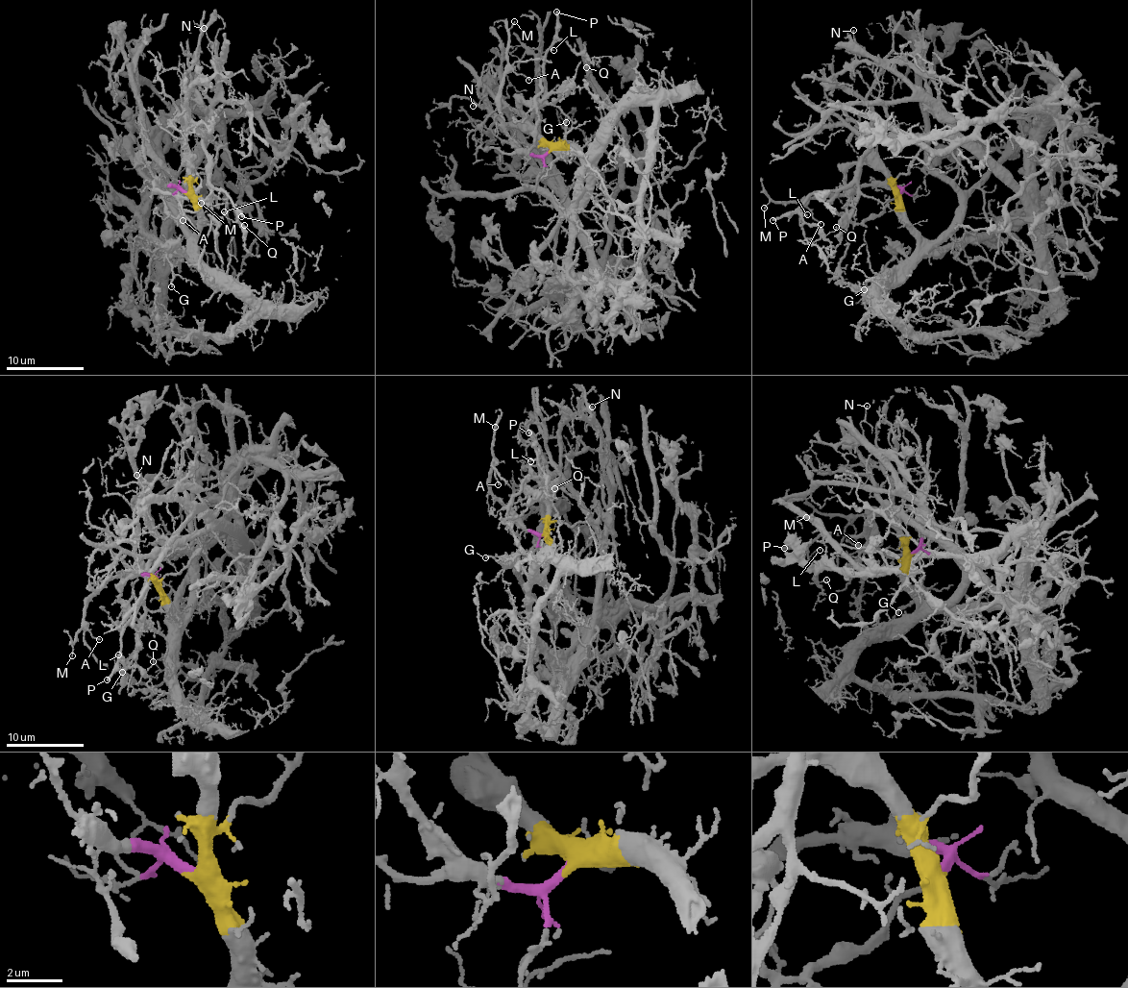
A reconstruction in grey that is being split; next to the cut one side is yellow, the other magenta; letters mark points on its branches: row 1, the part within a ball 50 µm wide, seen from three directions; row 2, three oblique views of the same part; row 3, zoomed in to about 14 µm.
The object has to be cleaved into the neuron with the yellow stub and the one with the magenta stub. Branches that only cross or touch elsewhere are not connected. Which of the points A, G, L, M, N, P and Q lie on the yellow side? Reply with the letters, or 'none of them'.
G, N

